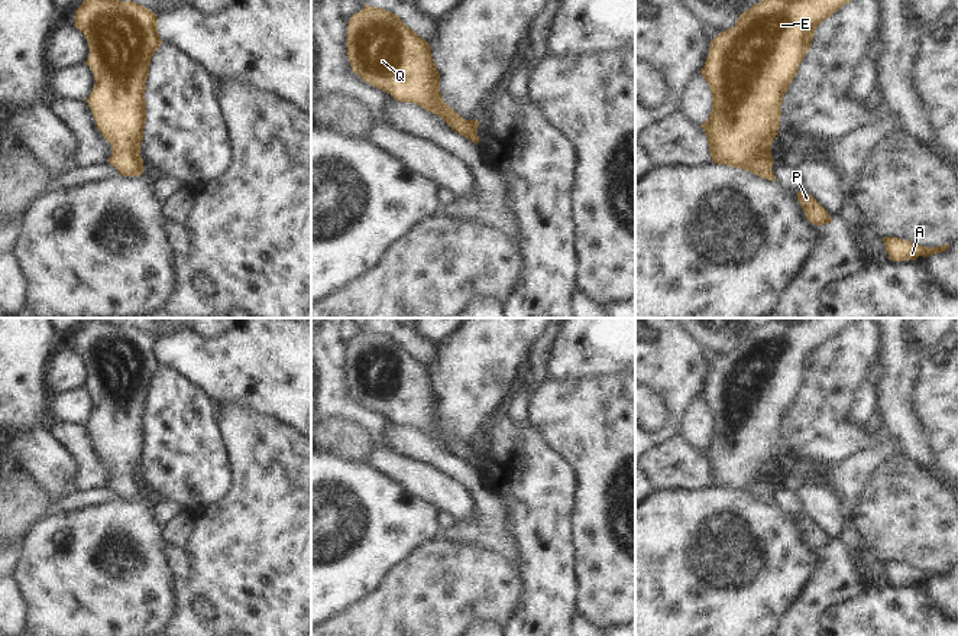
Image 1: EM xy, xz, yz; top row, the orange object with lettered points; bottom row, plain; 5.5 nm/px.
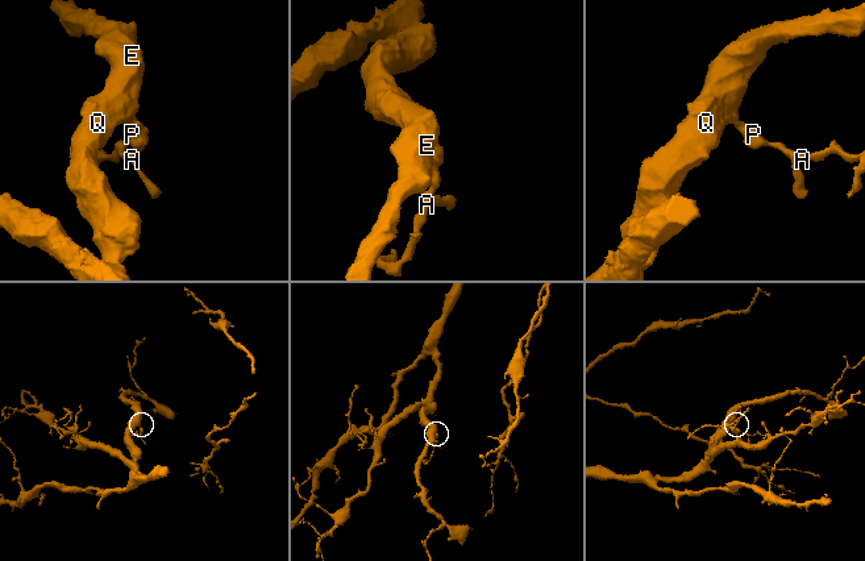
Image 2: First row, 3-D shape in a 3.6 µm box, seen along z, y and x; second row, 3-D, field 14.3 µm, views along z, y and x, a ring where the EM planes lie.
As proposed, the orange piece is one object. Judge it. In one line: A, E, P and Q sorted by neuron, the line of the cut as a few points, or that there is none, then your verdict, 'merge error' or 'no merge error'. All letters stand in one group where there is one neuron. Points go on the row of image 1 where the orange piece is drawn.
A E P Q; no cut; no merge error

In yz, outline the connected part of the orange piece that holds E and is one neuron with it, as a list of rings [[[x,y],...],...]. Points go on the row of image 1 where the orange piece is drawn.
[[[763,0],[739,14],[734,27],[721,32],[709,48],[702,75],[712,93],[712,111],[702,123],[712,162],[750,171],[774,181],[771,143],[779,134],[781,104],[793,78],[807,53],[816,27],[851,0]]]

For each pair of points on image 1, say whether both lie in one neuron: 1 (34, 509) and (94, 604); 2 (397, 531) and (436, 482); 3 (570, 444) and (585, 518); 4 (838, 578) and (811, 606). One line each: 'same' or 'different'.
1: different
2: different
3: same
4: same

